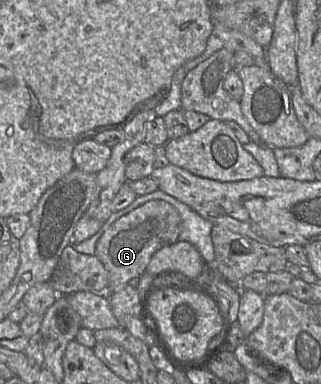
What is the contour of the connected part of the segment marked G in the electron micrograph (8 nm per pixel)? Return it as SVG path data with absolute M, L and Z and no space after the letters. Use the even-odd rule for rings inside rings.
M160 199L150 200L115 221L98 240L95 253L108 273L106 295L109 297L133 278L139 278L158 250L178 241L180 227L181 216L177 209Z

